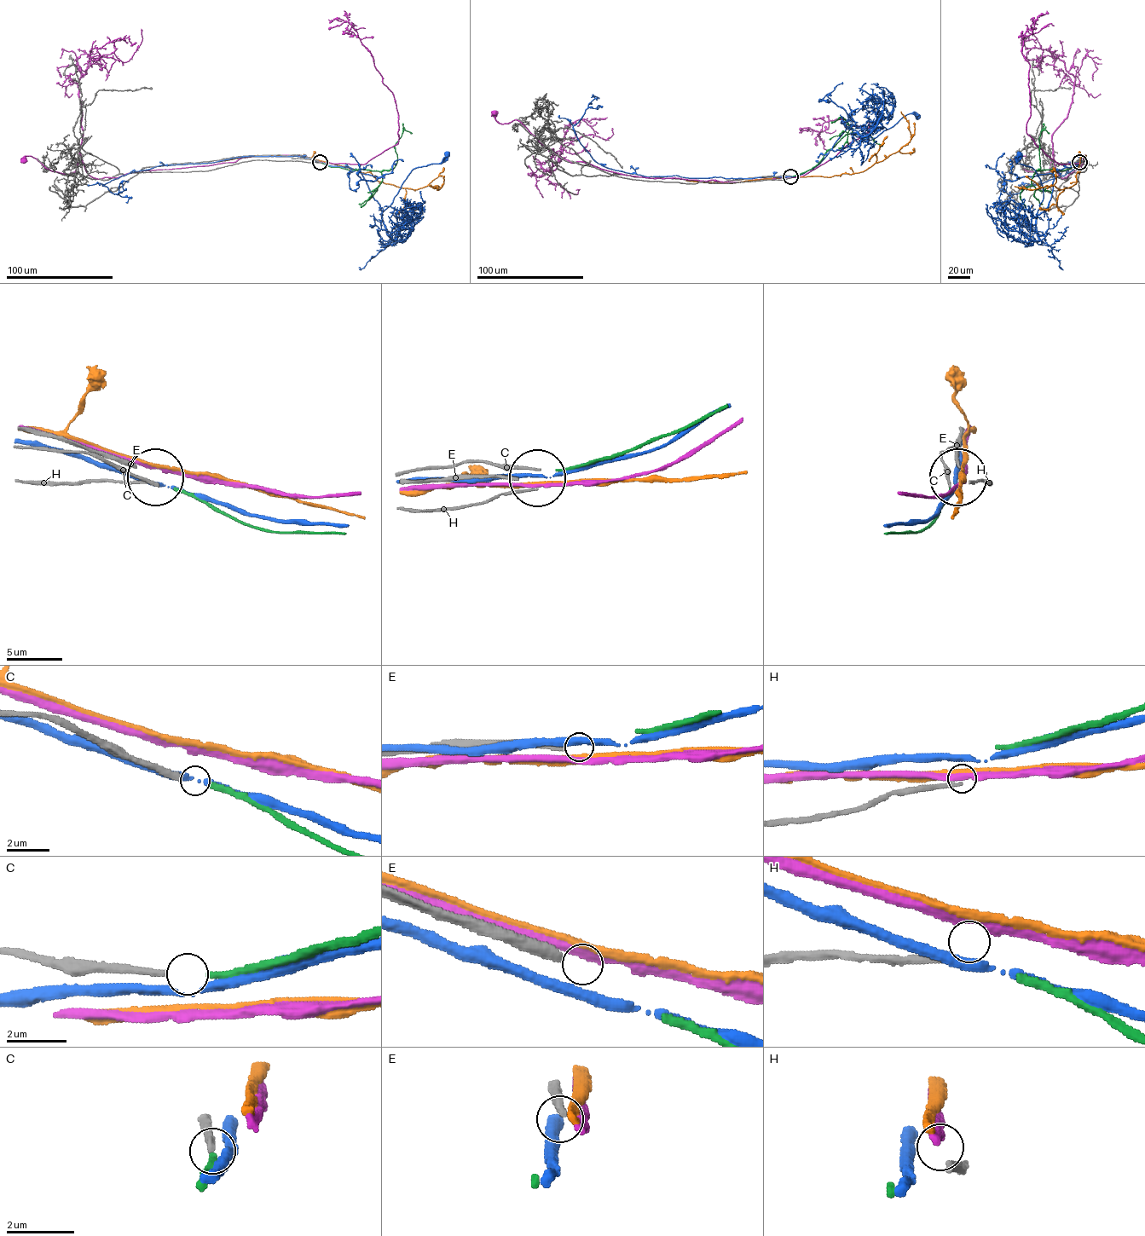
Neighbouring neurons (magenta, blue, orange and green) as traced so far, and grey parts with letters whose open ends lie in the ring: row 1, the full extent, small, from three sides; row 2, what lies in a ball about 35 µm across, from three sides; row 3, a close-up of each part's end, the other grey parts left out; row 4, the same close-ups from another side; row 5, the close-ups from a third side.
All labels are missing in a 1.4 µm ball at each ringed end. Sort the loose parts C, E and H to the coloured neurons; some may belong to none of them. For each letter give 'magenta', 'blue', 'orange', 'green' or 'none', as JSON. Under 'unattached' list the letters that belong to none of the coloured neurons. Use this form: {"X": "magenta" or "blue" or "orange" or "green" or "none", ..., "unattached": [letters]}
{"C": "green", "E": "none", "H": "none", "unattached": ["E", "H"]}

